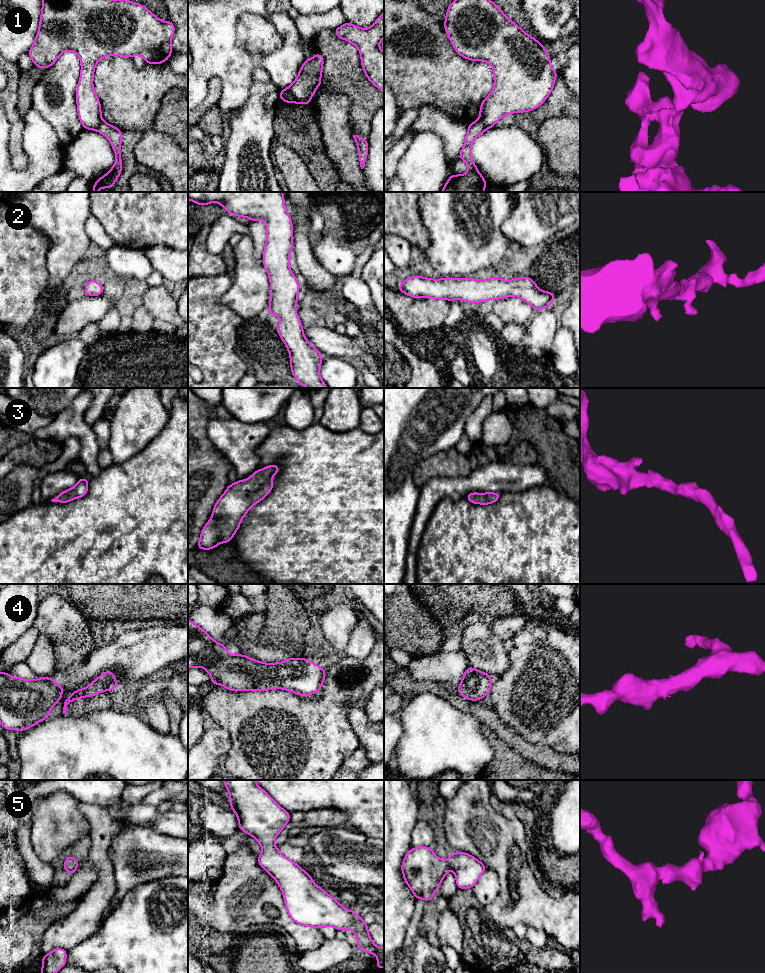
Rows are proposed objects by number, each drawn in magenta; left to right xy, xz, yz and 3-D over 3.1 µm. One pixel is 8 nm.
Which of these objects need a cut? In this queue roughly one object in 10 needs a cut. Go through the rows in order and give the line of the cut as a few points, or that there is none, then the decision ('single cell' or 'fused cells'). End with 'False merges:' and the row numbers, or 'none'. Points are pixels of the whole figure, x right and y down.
1: xz (287, 88), (297, 102) | fused cells
2: no cut | single cell
3: no cut | single cell
4: no cut | single cell
5: no cut | single cell
False merges: 1

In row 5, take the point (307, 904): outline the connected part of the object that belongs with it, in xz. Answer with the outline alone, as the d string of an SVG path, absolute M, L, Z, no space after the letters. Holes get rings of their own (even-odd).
M223 780L230 795L230 808L236 813L238 829L254 837L262 847L262 853L258 855L258 864L271 875L279 884L288 915L297 924L307 927L320 928L331 926L337 930L349 929L357 938L357 947L360 950L370 952L379 957L376 961L377 969L384 968L384 947L377 947L368 932L366 924L356 913L356 910L346 910L337 900L317 886L312 877L299 865L282 855L274 839L285 825L290 821L290 813L281 808L274 799L259 787L255 780Z

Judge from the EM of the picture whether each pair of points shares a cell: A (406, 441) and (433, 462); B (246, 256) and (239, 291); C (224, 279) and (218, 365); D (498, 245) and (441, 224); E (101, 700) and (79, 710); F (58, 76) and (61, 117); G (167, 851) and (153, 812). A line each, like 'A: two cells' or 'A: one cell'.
A: two cells
B: one cell
C: one cell
D: one cell
E: one cell
F: one cell
G: two cells

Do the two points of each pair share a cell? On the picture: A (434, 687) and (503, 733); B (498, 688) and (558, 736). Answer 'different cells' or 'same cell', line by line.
A: same cell
B: same cell

